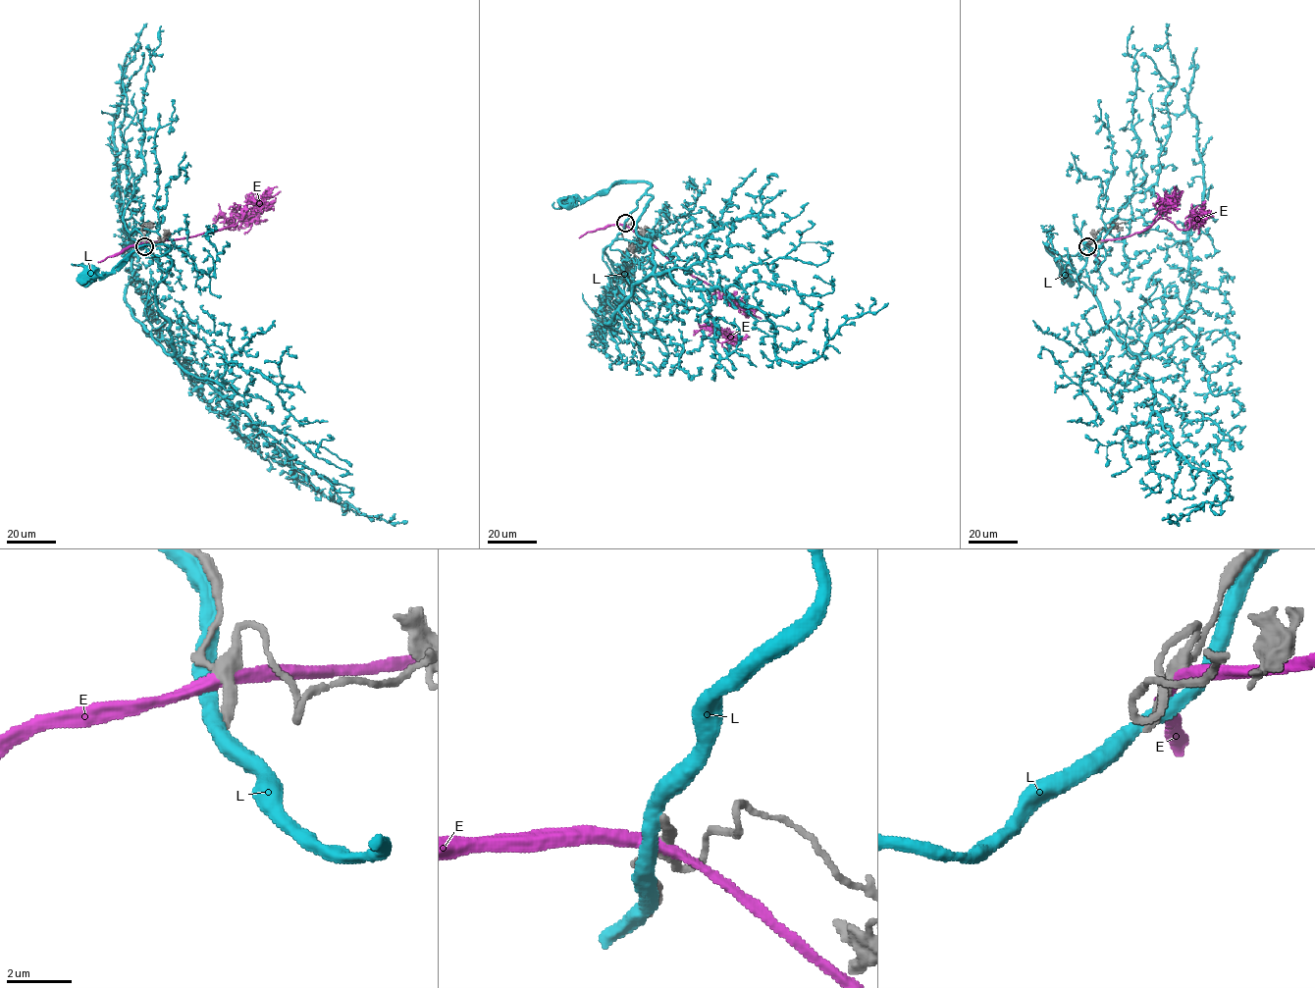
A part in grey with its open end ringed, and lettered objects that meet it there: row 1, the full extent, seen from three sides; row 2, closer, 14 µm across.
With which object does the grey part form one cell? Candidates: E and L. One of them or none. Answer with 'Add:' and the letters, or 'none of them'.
Add: none of them

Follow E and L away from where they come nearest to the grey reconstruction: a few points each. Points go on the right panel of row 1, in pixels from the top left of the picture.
E: (1089, 241), (1128, 236), (1159, 218), (1186, 230), (1197, 223), (1203, 210), (1201, 204)
L: (1088, 245), (1075, 255), (1062, 256), (1046, 244), (1065, 277)

